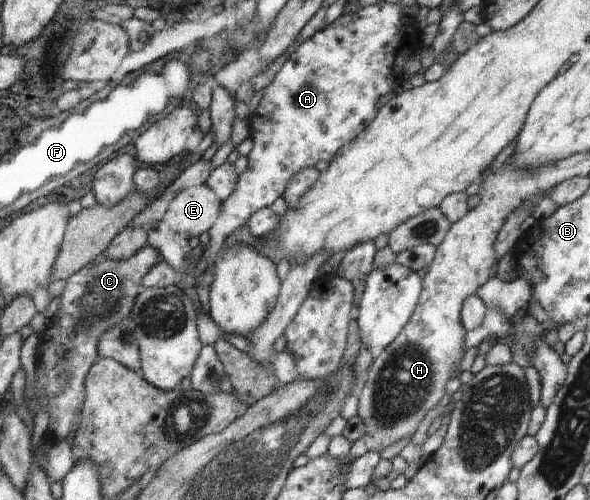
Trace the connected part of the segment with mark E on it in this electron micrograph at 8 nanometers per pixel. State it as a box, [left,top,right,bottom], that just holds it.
[164,183,221,239]

